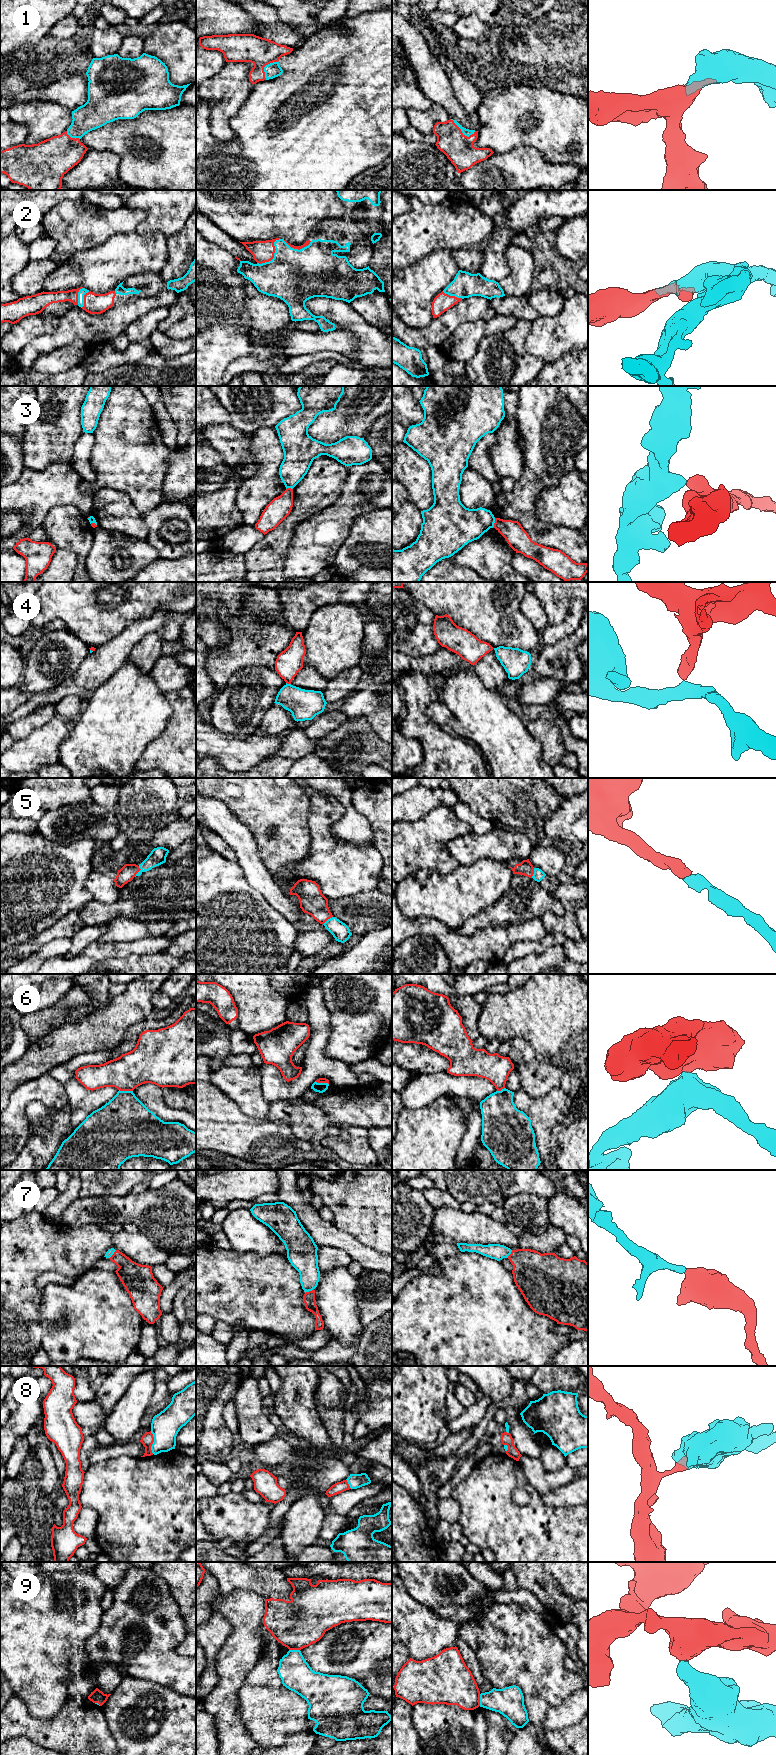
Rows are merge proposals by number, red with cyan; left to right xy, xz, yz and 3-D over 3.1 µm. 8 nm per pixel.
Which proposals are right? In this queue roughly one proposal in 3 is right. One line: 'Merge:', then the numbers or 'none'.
Merge: 1, 2, 5, 7

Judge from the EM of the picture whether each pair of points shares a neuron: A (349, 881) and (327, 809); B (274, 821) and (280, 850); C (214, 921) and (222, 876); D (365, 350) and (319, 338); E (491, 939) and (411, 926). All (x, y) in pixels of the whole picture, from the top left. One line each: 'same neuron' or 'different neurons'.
A: same neuron
B: same neuron
C: same neuron
D: different neurons
E: same neuron

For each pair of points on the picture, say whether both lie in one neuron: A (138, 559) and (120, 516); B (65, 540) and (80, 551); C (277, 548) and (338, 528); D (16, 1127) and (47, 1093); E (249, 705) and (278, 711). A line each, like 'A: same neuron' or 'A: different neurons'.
A: different neurons
B: same neuron
C: different neurons
D: same neuron
E: different neurons

